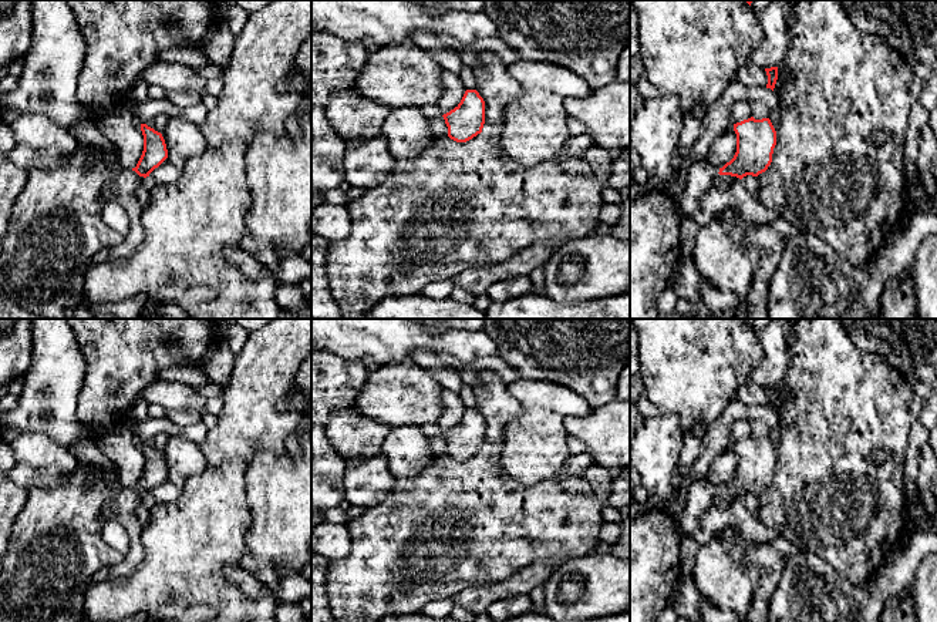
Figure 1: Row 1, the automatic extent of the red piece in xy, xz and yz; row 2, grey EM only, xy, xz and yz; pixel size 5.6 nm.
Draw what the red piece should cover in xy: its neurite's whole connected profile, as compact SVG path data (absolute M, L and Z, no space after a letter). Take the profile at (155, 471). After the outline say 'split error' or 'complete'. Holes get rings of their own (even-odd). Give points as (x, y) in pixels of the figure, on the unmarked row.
M141 443L141 450L144 454L144 470L136 485L132 488L119 488L104 502L101 510L104 520L118 522L129 538L129 549L124 555L124 559L118 565L109 568L111 579L129 575L142 561L142 527L136 518L136 507L168 477L168 468L162 453L146 443Z; split error

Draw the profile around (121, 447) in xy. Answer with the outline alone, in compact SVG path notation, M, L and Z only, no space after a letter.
M124 426L95 438L100 451L114 464L121 488L136 485L144 470L141 441Z

